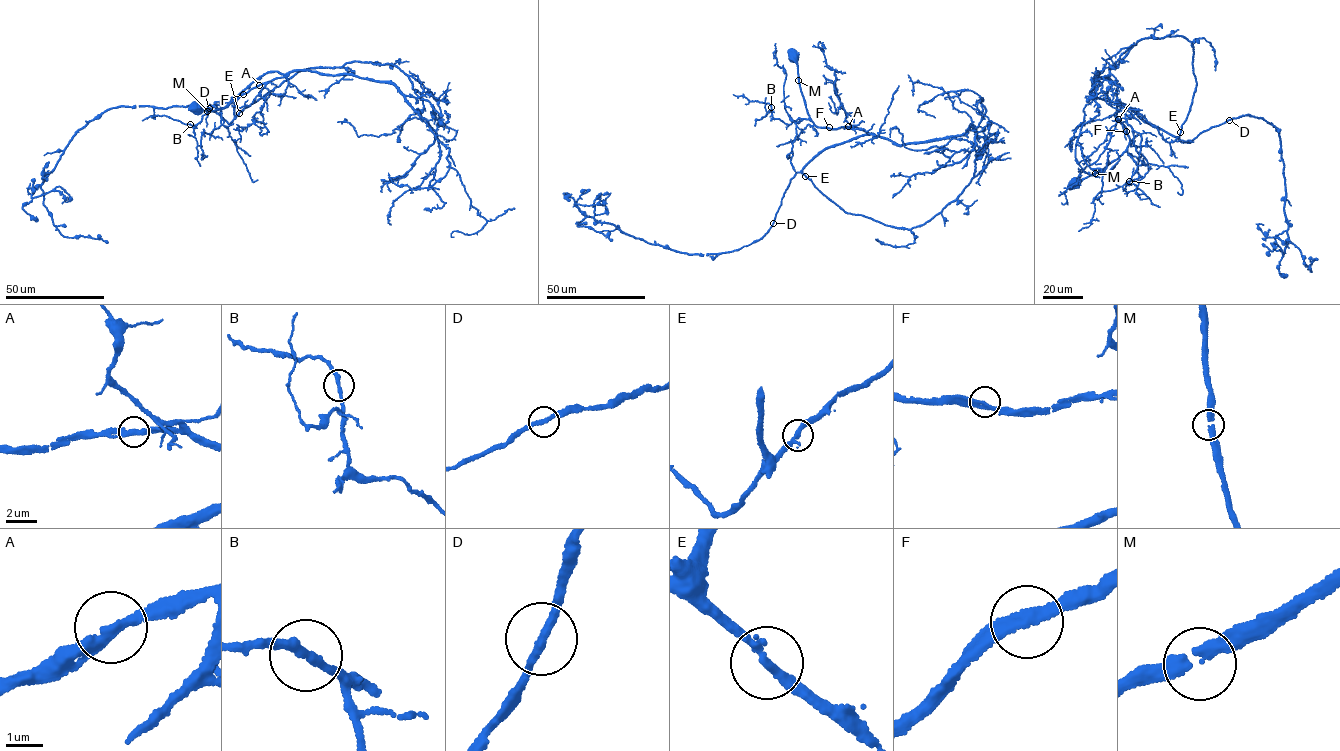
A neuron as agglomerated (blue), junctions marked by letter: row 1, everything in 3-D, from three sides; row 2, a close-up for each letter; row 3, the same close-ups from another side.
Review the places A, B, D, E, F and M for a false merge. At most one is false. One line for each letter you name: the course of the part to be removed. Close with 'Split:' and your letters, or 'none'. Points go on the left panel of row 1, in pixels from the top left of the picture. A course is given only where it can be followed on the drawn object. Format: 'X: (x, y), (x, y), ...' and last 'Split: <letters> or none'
Split: none

